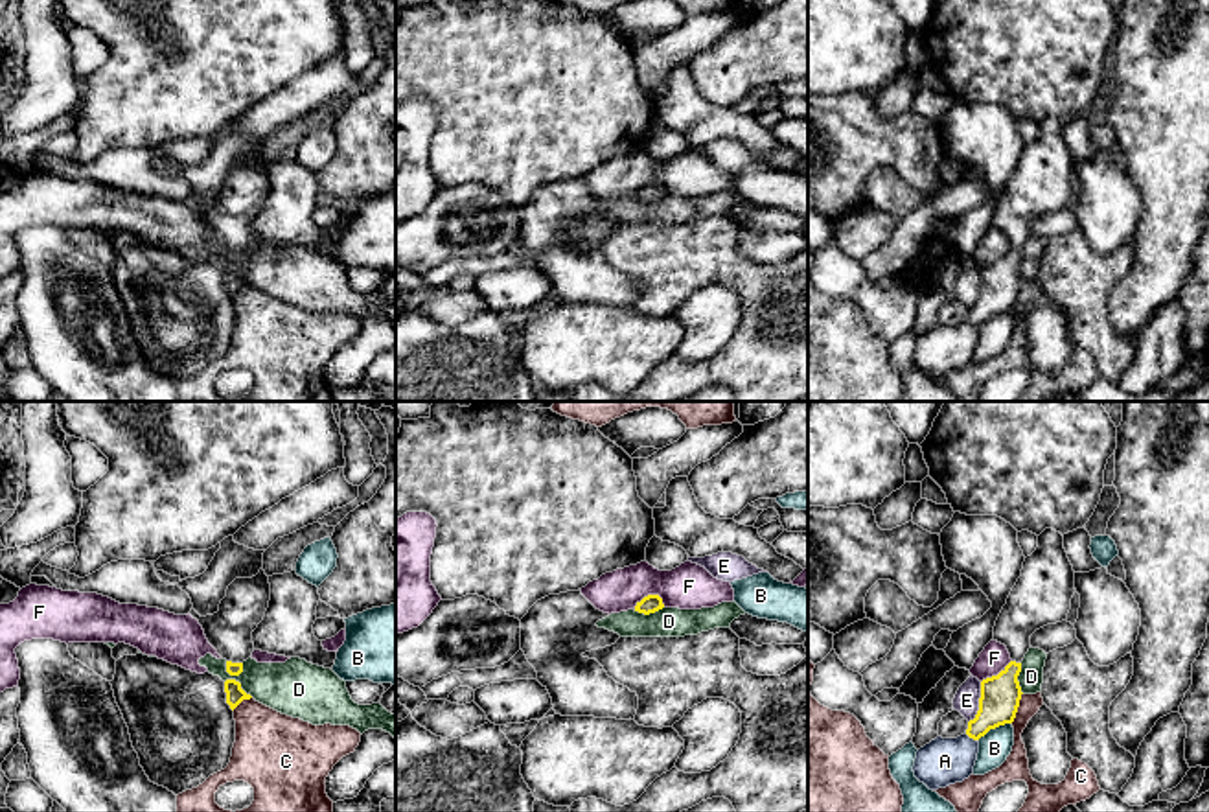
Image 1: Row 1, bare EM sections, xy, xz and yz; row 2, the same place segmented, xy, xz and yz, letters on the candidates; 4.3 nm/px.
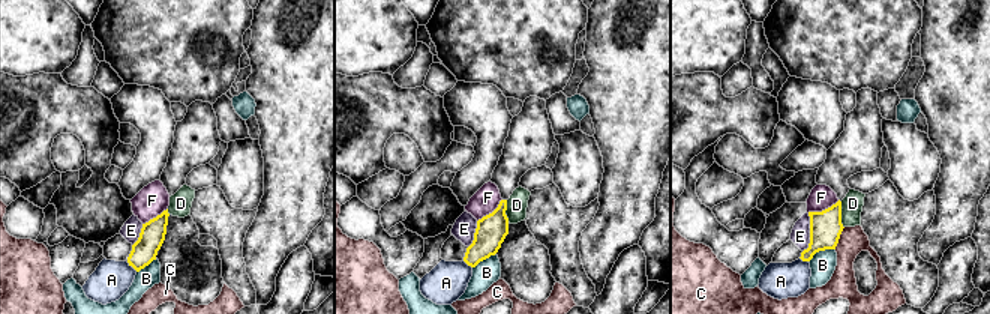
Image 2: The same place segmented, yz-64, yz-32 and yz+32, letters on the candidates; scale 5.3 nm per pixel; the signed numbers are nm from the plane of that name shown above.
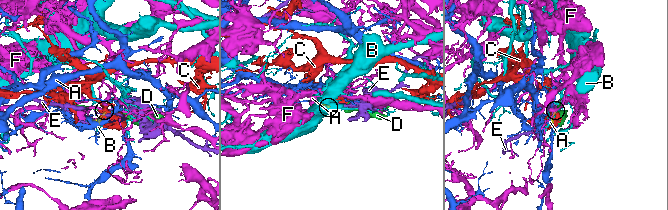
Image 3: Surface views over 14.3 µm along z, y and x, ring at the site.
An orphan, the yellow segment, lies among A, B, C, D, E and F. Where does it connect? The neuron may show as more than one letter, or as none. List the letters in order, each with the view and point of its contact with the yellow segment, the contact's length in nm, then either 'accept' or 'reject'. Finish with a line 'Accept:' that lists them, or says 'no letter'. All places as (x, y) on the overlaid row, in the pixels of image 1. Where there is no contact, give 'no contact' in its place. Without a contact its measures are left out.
A: contact yz (972, 737); length 60 nm; reject
B: contact yz (994, 728); length 170 nm; reject
C: contact yz (1018, 706); length 140 nm; reject
D: contact xy (234, 680); length 200 nm; reject
E: contact yz (979, 702); length 190 nm; reject
F: contact xz (650, 595); length 140 nm; reject
Accept: no letter

